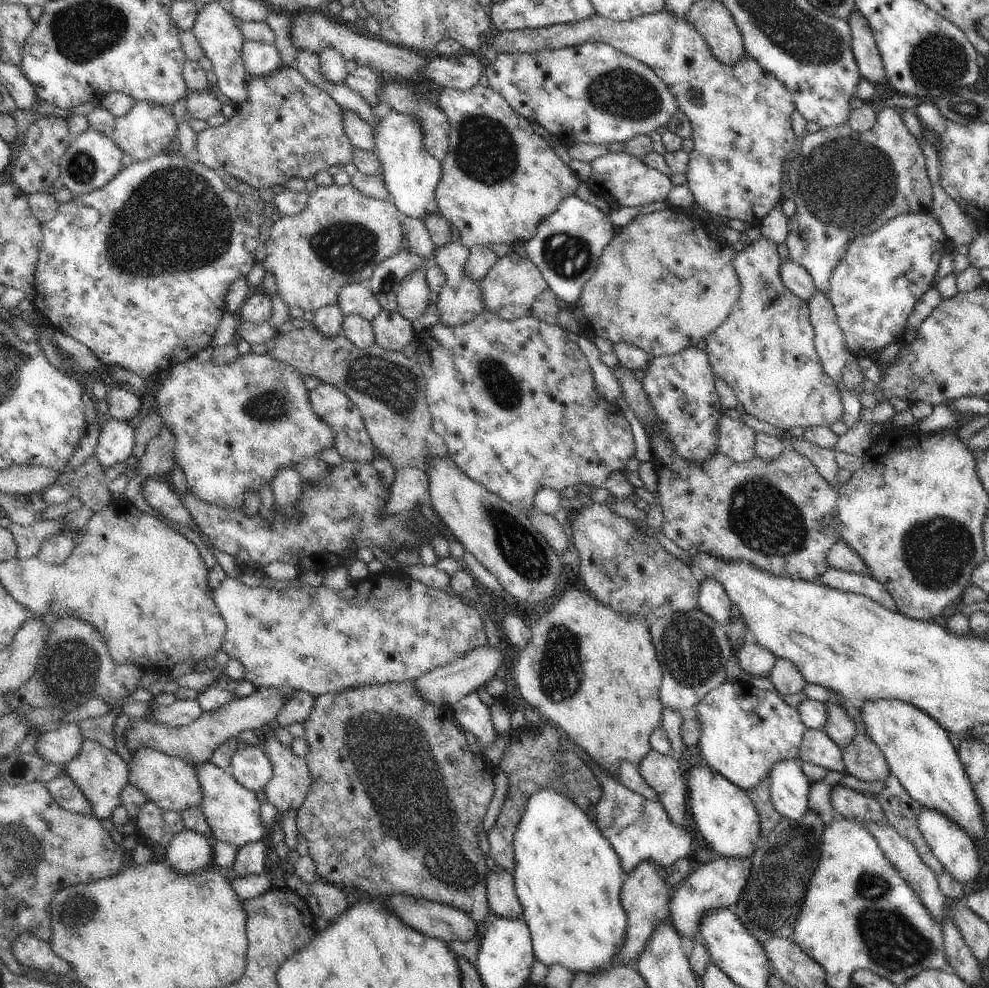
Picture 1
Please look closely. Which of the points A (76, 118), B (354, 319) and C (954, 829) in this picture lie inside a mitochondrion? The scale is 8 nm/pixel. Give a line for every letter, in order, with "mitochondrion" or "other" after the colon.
A: other
B: other
C: other

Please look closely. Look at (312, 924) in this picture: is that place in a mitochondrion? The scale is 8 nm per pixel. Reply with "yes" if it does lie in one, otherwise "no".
no

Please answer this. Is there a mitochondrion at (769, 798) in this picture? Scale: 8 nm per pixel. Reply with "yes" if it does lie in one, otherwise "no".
no

